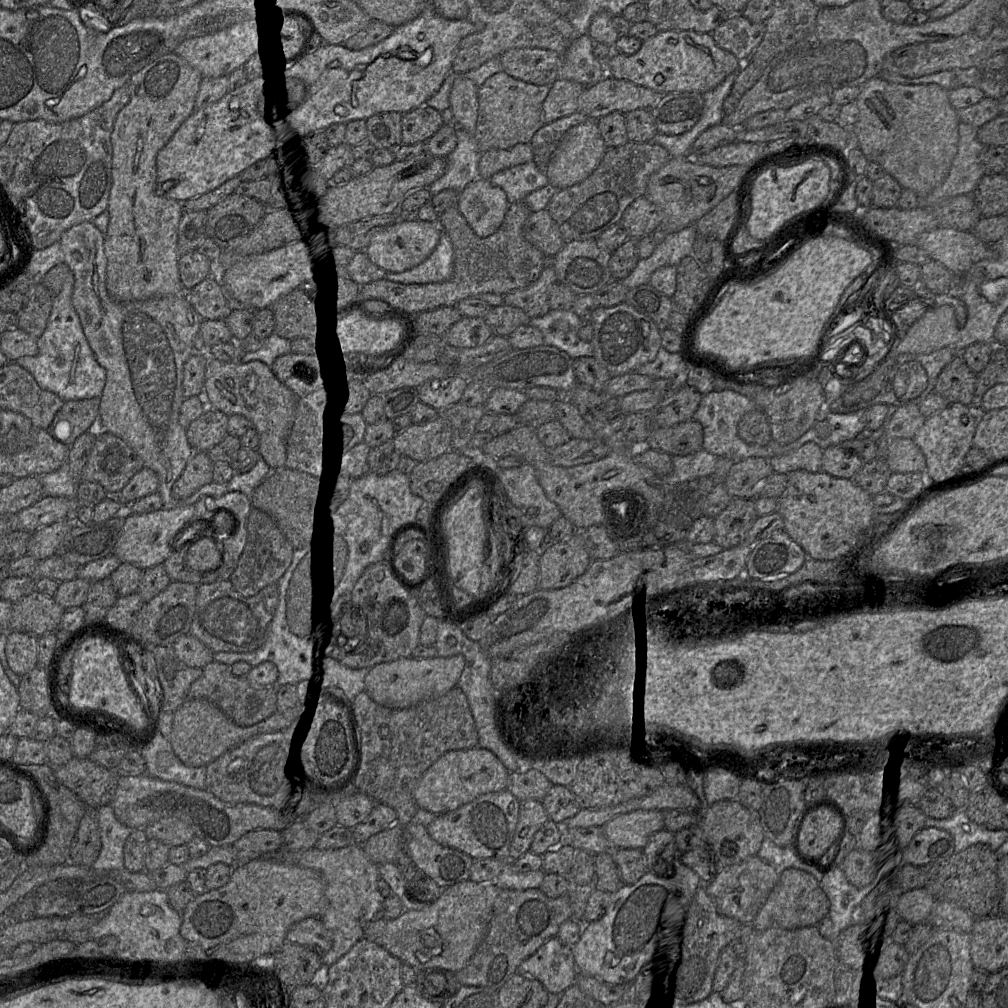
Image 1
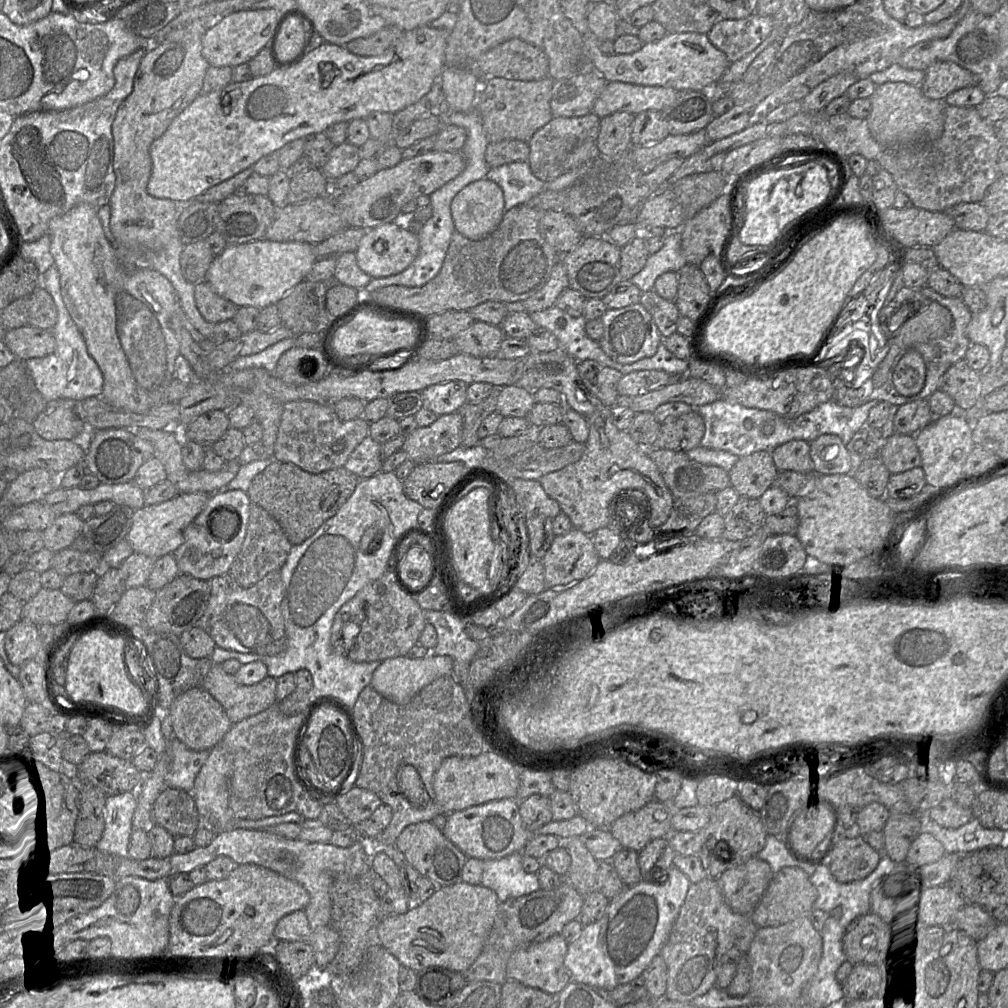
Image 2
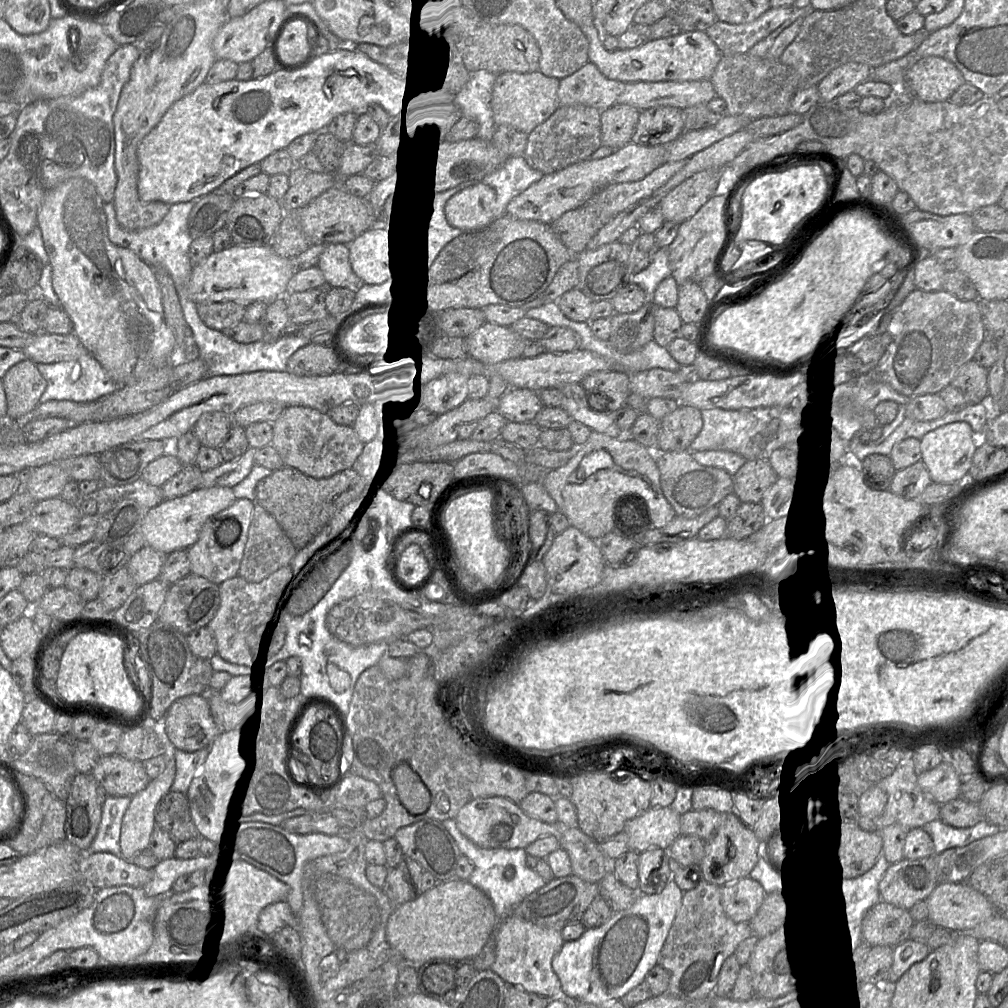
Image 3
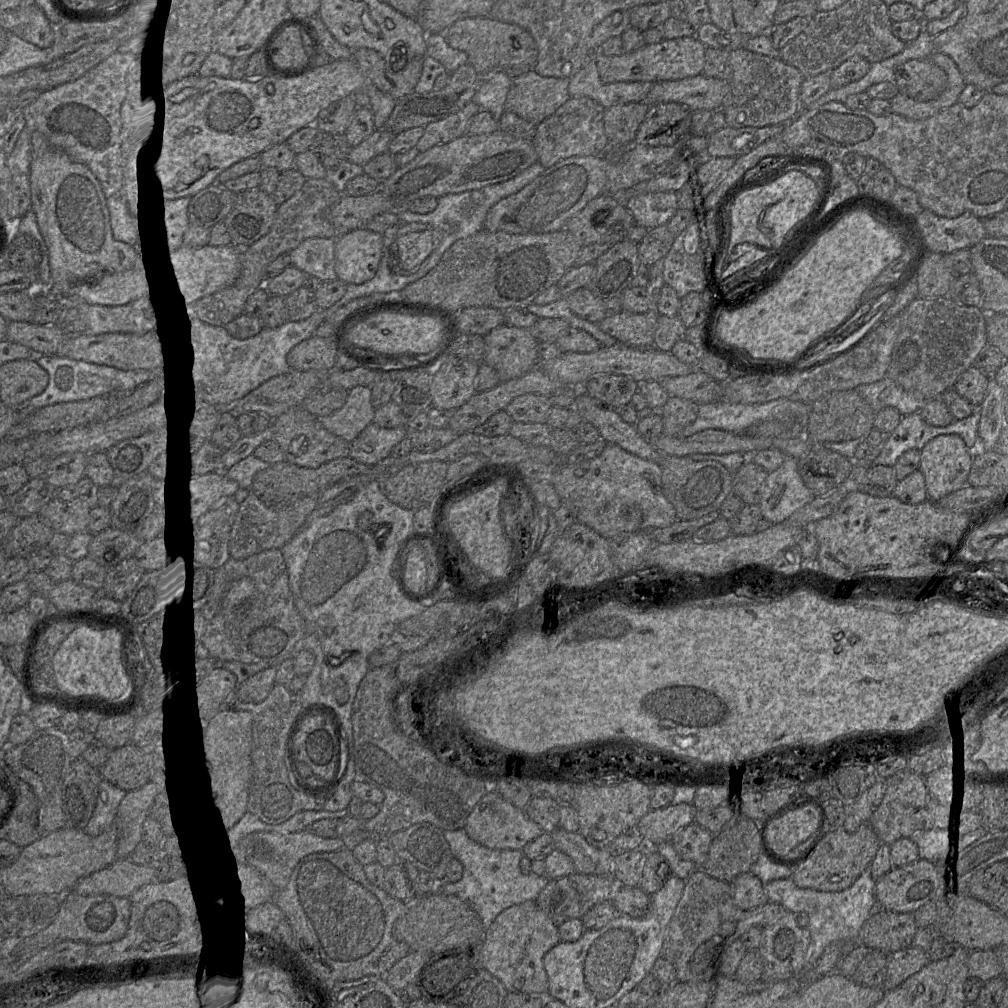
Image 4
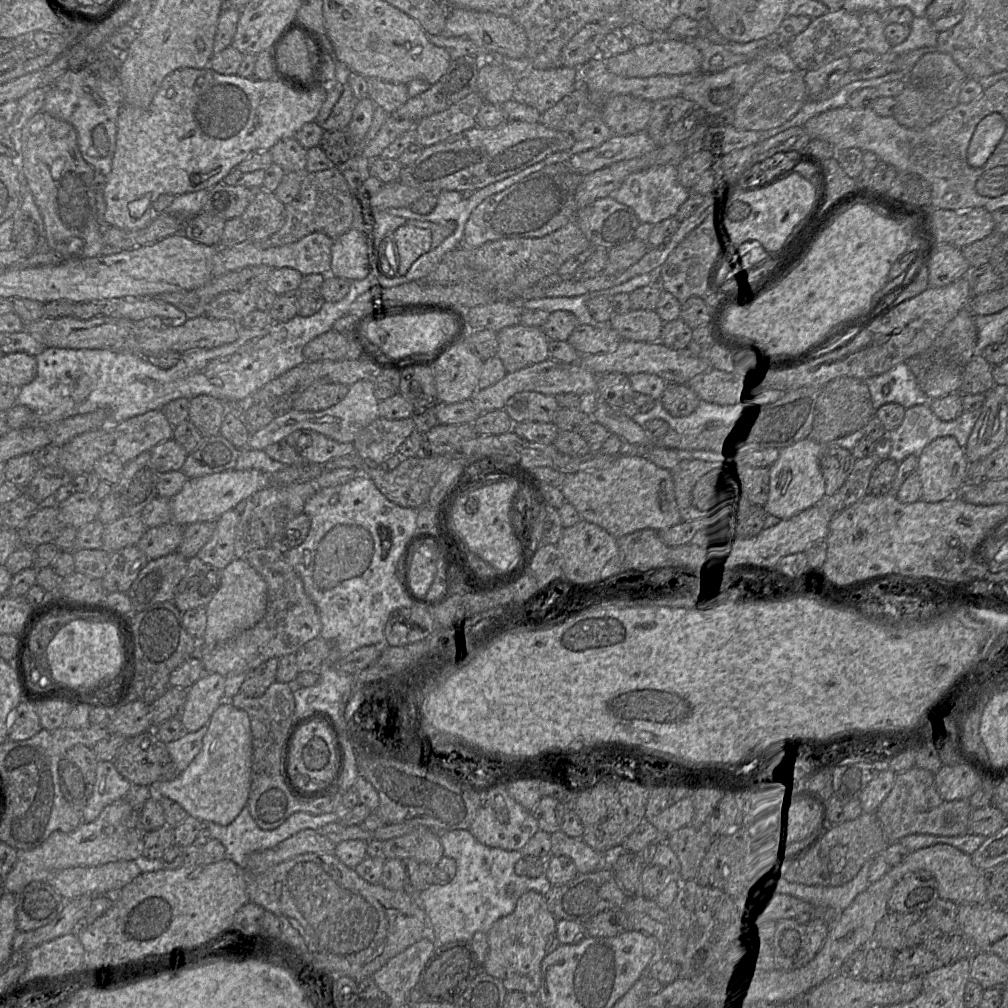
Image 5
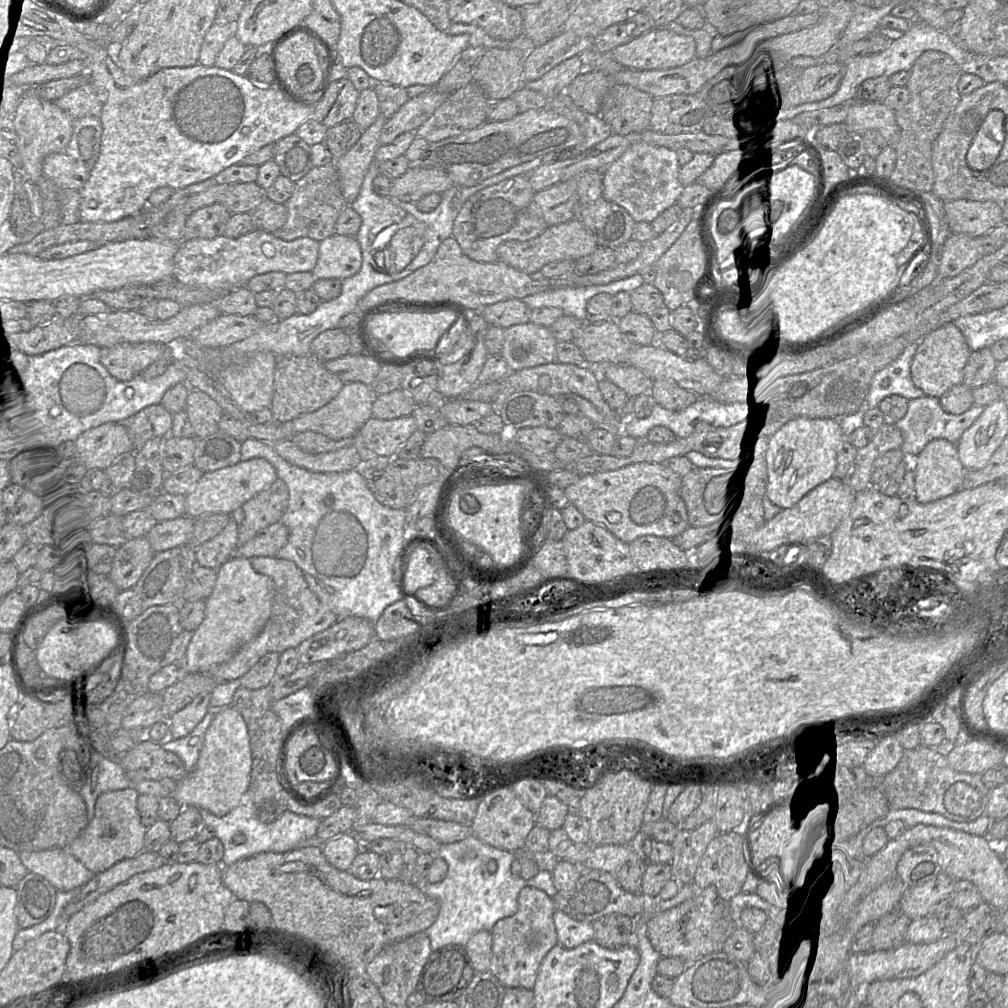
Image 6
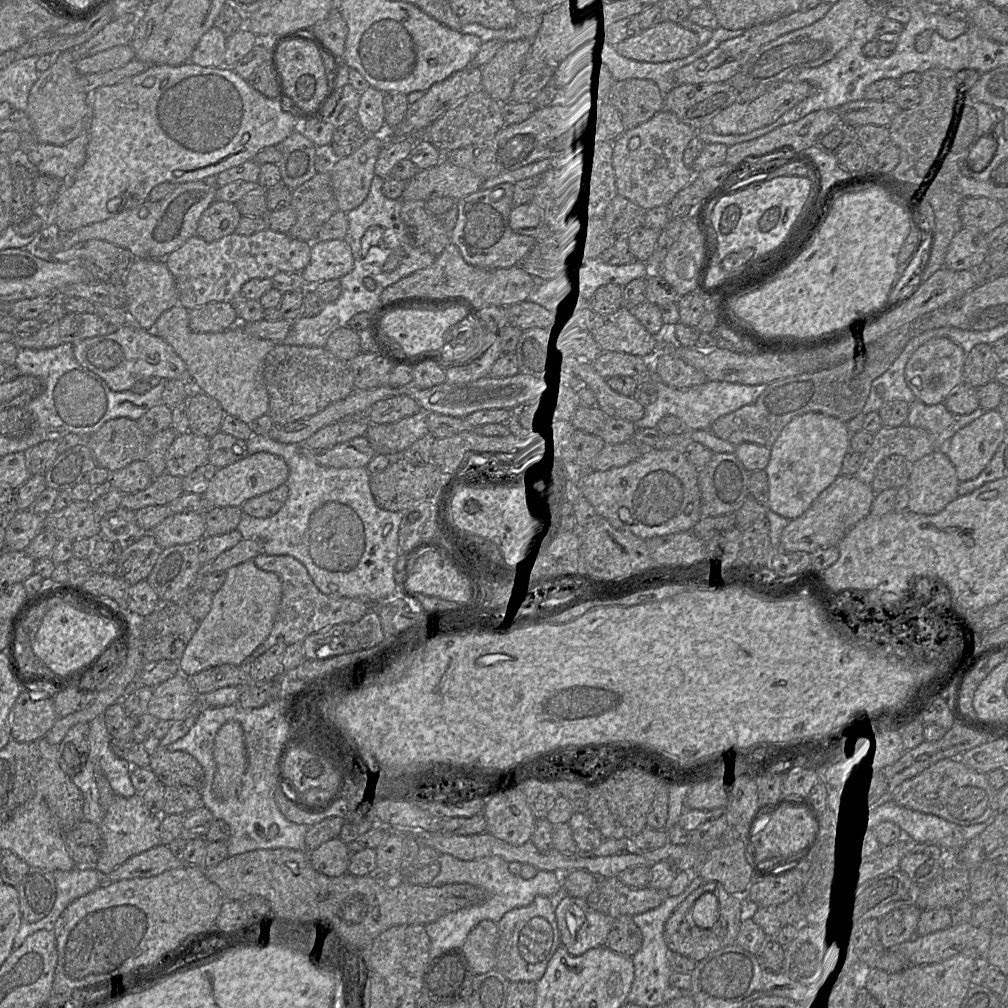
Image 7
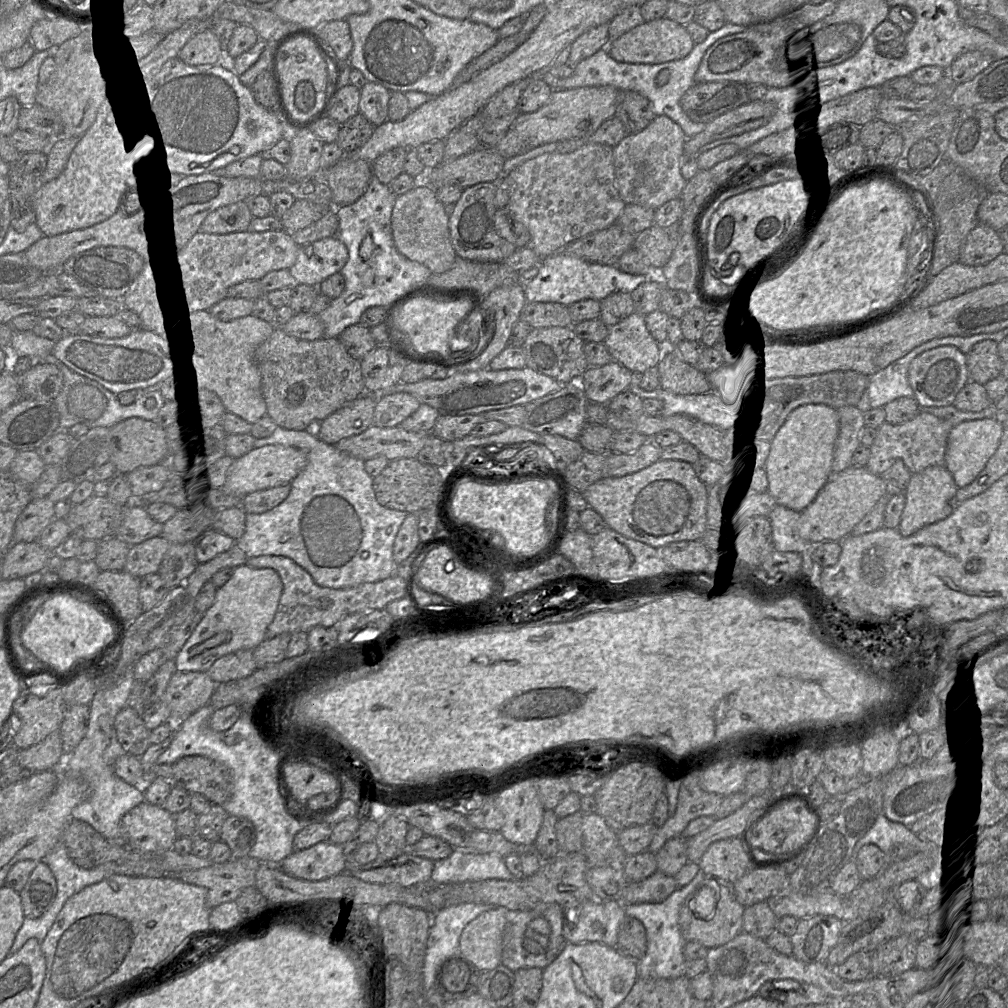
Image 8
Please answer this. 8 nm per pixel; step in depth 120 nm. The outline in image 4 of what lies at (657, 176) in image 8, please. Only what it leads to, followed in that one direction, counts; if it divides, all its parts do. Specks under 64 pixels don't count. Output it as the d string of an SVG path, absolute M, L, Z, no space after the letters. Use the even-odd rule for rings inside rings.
M676 192L639 194L623 205L633 216L634 224L648 230L666 225L678 211Z

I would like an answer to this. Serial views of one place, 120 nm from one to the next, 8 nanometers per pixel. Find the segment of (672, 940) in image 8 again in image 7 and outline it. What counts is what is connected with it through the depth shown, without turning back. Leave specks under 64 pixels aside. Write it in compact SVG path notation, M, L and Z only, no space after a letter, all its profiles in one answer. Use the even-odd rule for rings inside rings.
M695 873L690 883L682 893L676 896L667 896L658 907L635 915L632 921L640 929L642 934L642 945L638 952L631 958L634 967L634 980L627 997L627 1002L643 1007L654 1007L665 1005L674 998L681 995L680 988L672 986L670 976L674 973L670 966L670 953L664 938L664 927L673 910L686 897L698 888L703 880Z

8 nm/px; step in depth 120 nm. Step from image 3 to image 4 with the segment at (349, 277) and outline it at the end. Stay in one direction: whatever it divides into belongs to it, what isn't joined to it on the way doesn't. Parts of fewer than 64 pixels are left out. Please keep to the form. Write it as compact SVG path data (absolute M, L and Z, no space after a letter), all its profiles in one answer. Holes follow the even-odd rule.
M308 238L289 252L291 266L321 281L334 281L335 239Z

